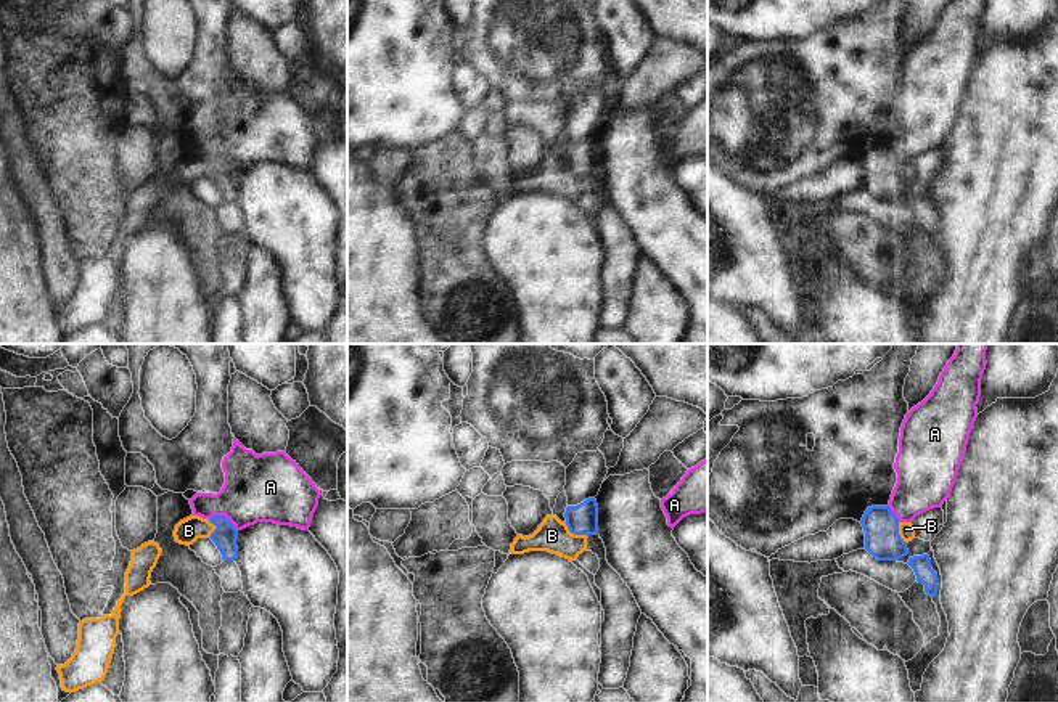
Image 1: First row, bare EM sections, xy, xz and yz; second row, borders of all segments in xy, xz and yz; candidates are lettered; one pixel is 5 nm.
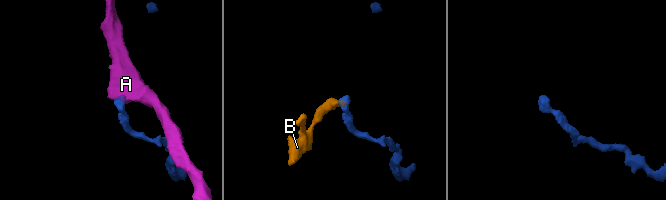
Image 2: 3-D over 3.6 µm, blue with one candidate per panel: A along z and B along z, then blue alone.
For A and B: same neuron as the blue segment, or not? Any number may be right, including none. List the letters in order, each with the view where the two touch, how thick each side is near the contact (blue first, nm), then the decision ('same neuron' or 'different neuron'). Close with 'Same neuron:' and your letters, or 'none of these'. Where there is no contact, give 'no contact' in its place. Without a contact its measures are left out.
A: meets blue in xy; 120 nm thick on the blue side, 340 nm on the other; different neuron
B: meets blue in xz; 160 nm thick on the blue side, 160 nm on the other; different neuron
Same neuron: none of these

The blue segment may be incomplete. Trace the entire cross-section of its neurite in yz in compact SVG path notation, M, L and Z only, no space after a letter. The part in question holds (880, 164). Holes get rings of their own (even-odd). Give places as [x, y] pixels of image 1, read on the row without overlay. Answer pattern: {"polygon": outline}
{"polygon": "M871 146L860 161L865 172L865 190L878 201L899 201L908 194L899 175L899 159L889 146Z"}

